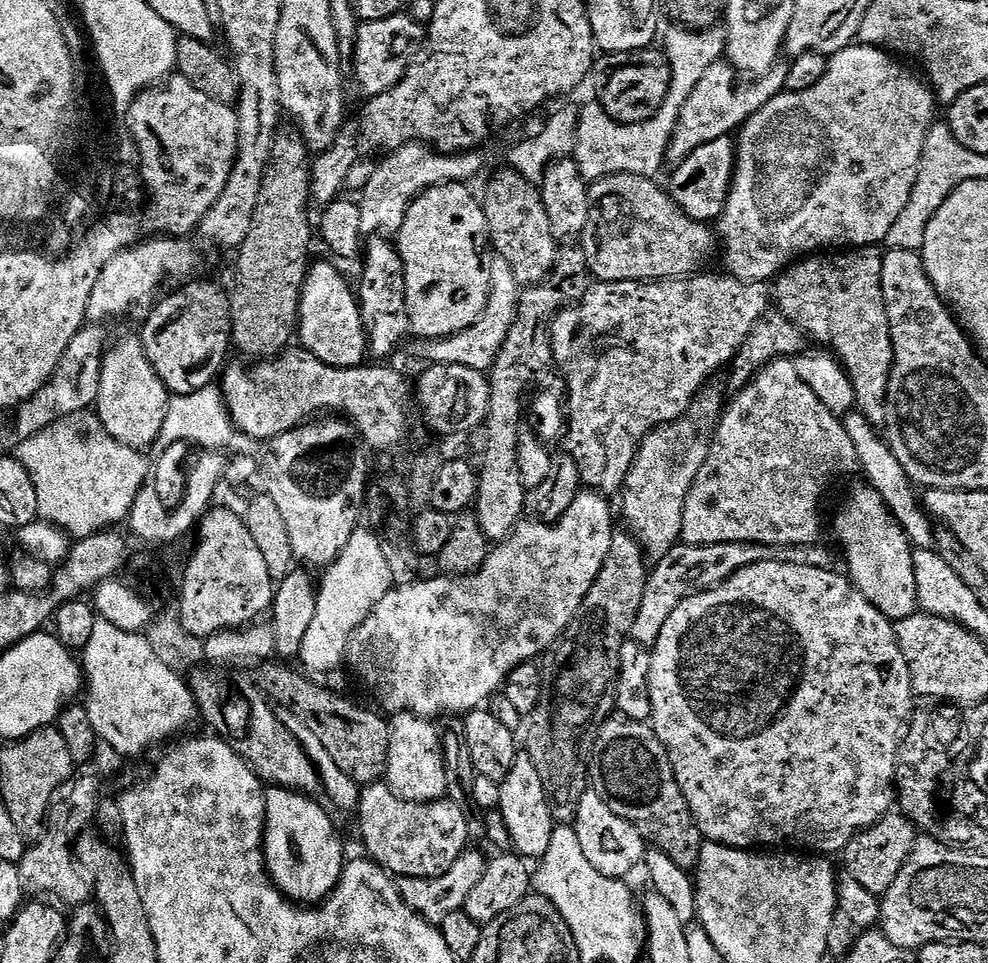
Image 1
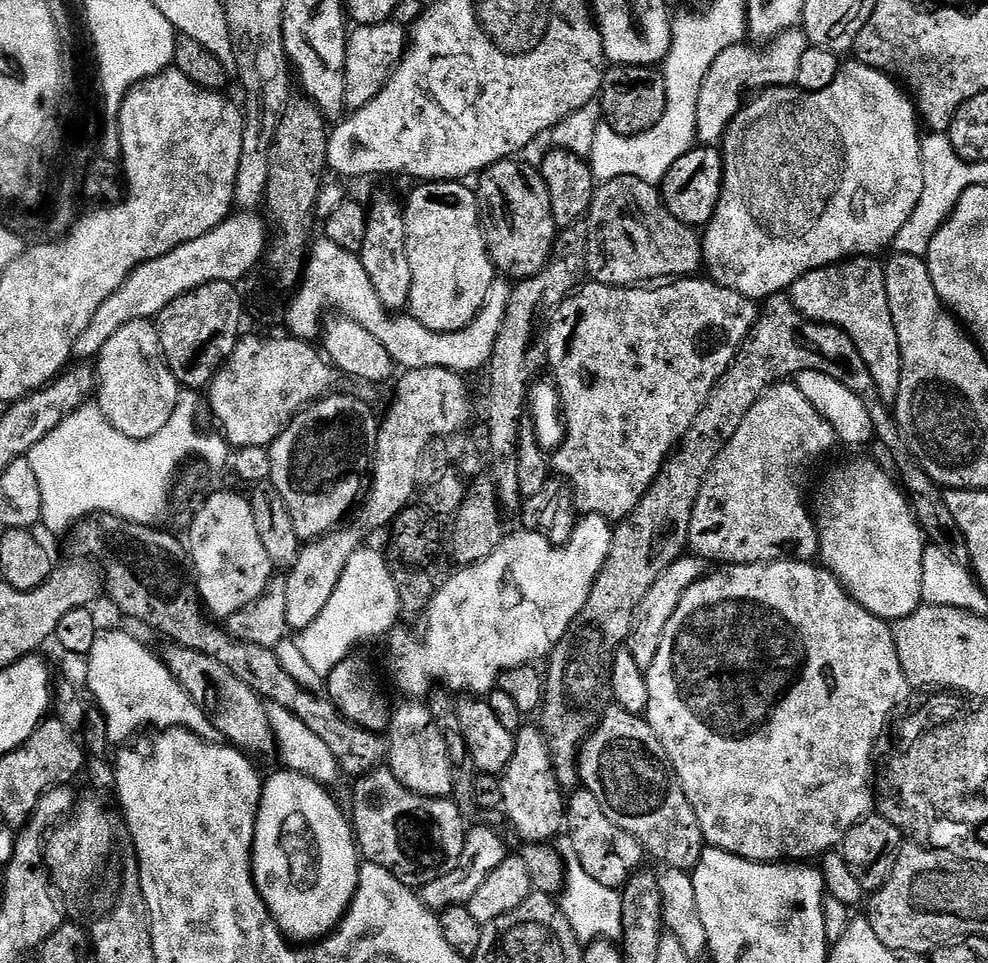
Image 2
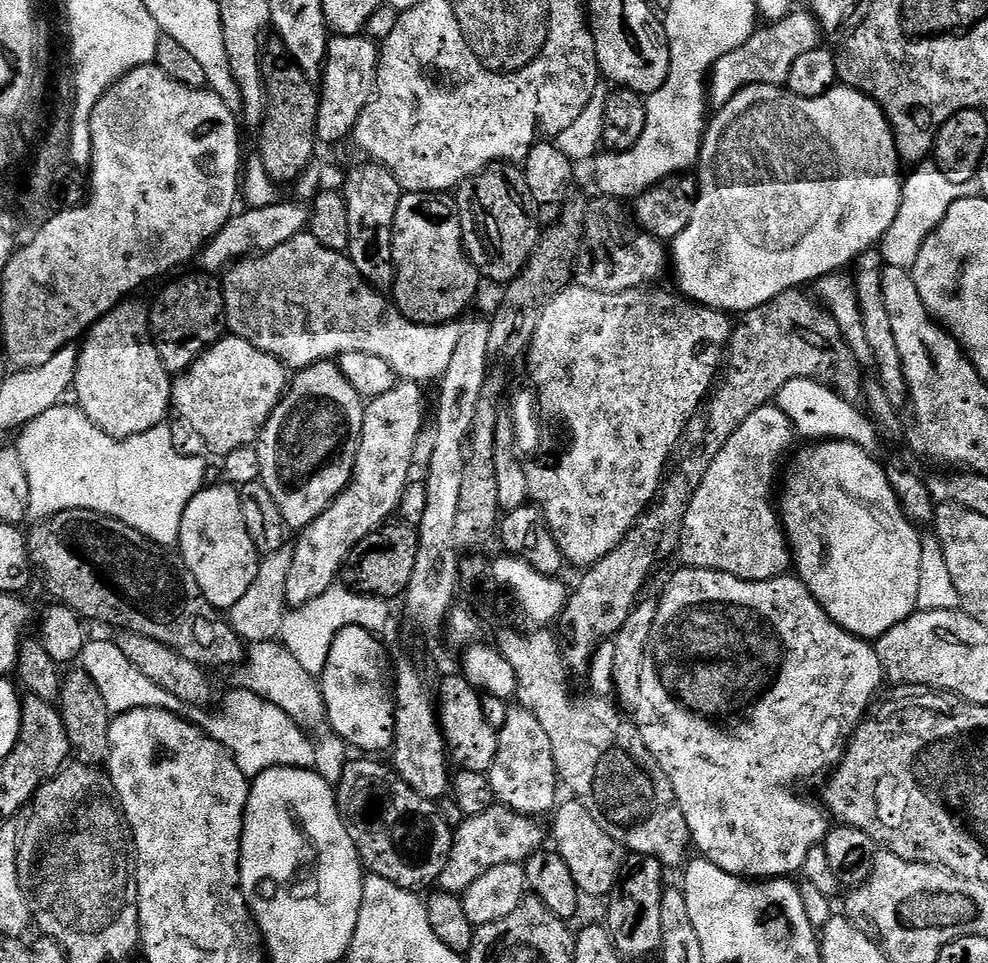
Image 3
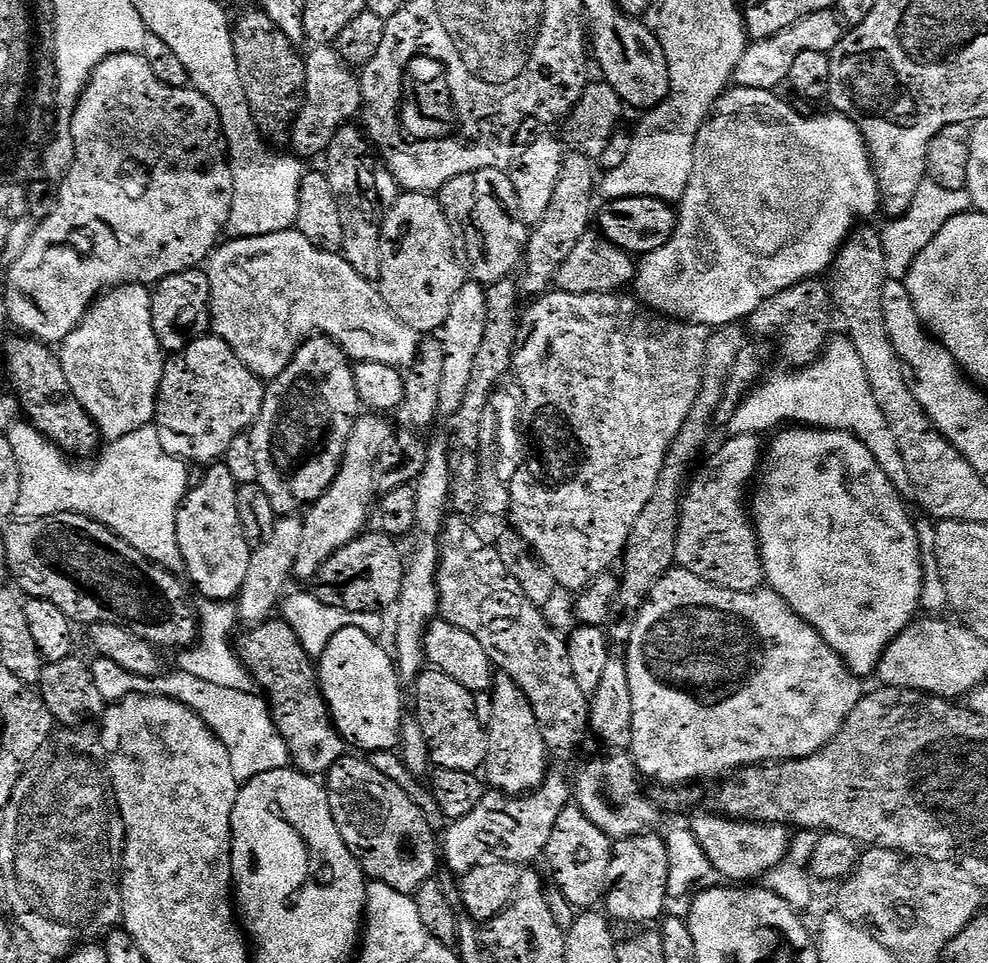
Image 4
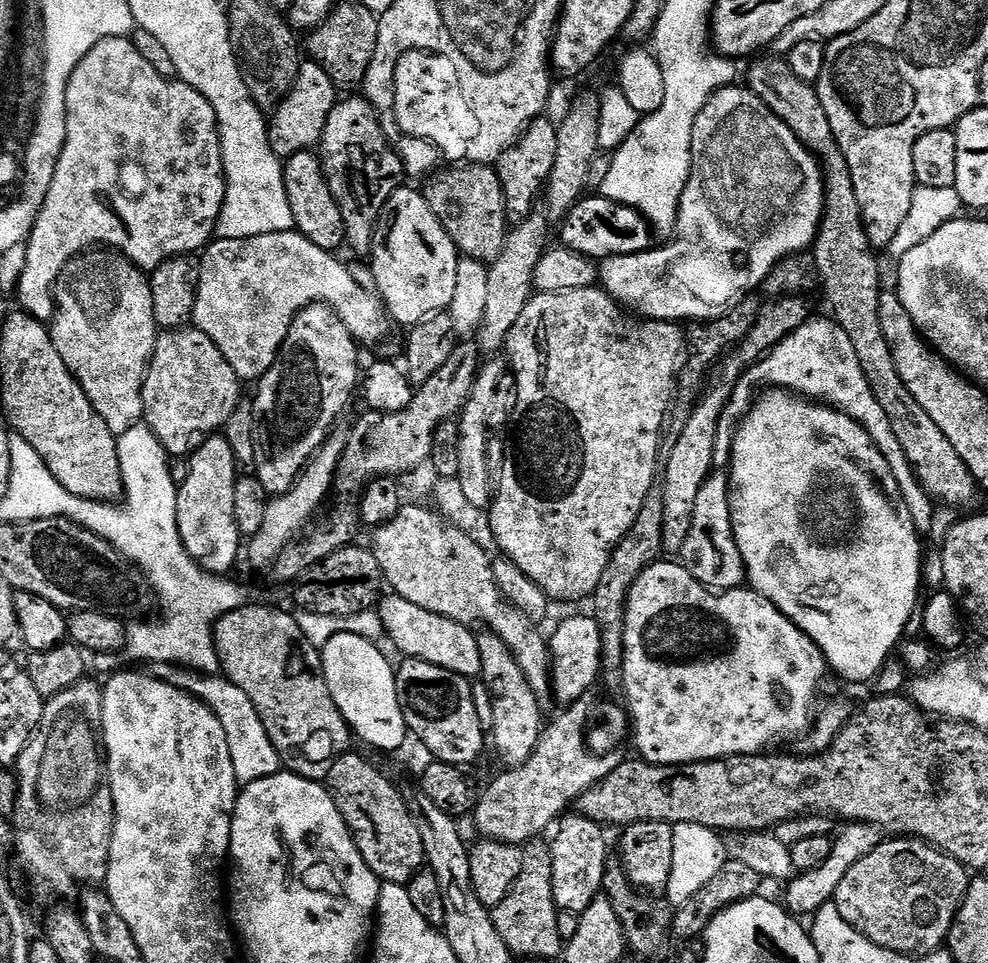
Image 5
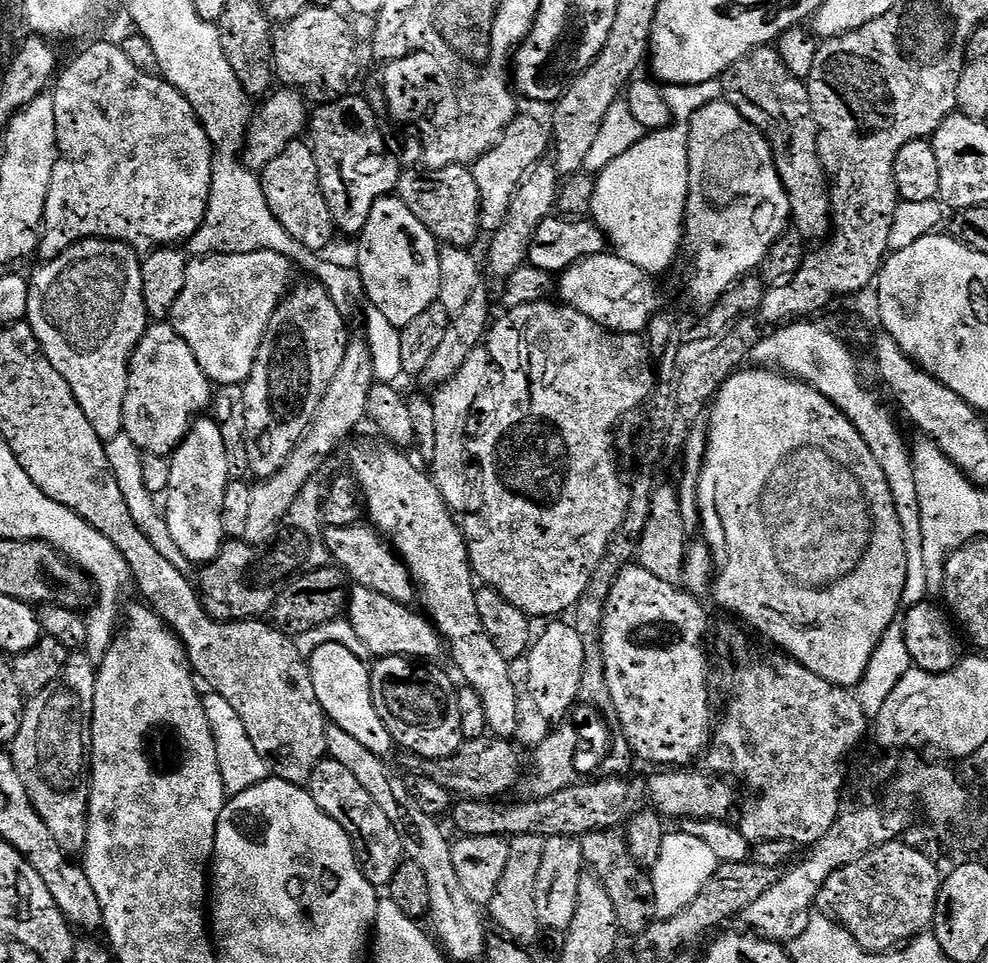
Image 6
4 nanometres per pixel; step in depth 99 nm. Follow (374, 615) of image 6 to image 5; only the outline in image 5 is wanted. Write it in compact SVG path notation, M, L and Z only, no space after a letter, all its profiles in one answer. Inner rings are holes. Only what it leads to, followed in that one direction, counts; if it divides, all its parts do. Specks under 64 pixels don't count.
M389 595L378 604L378 615L383 628L383 635L392 639L392 644L408 656L409 661L421 660L451 672L453 676L474 678L480 676L480 646L477 637L472 637L473 629L458 622L444 620L436 614L427 613L418 606L410 605L400 597Z

